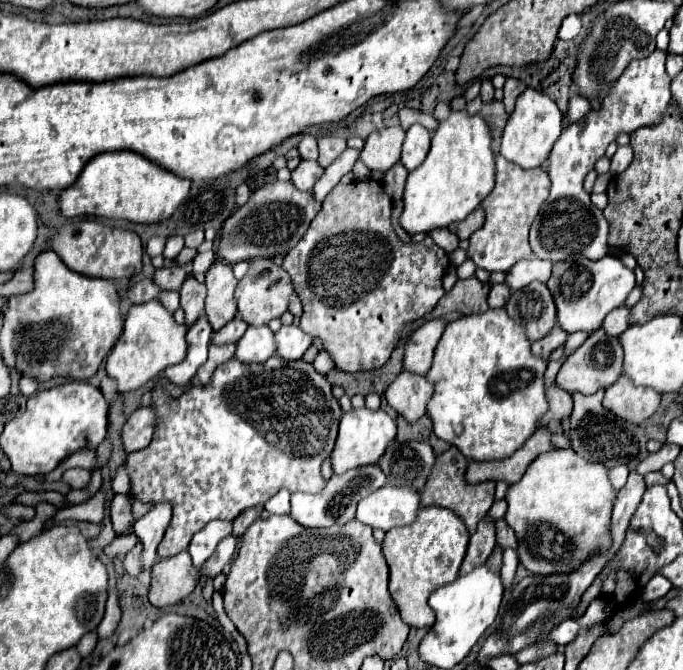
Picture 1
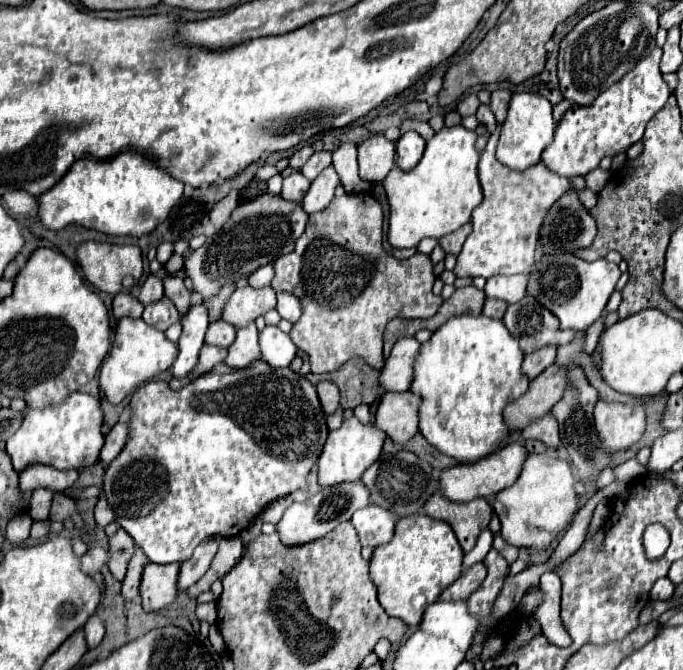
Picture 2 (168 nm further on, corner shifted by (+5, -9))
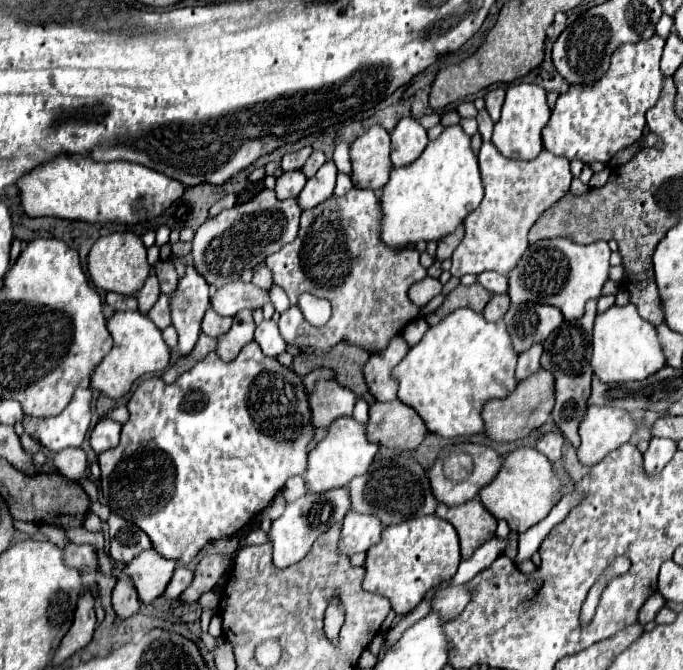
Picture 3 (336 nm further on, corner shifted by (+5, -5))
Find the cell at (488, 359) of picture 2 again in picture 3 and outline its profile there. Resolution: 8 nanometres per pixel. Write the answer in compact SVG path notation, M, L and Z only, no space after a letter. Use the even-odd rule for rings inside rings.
M458 308L430 328L394 368L400 382L398 398L412 406L426 428L442 438L484 432L480 412L488 400L506 398L518 386L514 378L518 354L512 348L504 322L486 322L480 312Z

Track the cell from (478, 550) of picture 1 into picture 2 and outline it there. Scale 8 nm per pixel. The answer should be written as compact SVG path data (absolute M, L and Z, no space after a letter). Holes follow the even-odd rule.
M478 562L464 576L460 576L454 584L450 584L440 594L440 600L468 600L470 594L484 582L484 578L486 578L486 566L484 562Z

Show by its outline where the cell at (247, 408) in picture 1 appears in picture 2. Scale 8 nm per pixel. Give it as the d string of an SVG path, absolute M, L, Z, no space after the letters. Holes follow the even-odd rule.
M264 360L252 362L250 366L246 366L242 370L234 370L222 362L222 364L214 366L214 370L202 374L200 378L196 378L194 382L190 382L188 386L184 386L180 390L170 390L168 382L162 382L162 380L146 382L134 392L134 396L130 400L130 412L132 414L130 414L130 422L128 422L128 442L122 448L122 452L118 454L118 458L114 458L108 464L104 478L102 478L102 486L104 486L108 504L116 514L116 522L136 540L136 544L144 550L148 560L156 562L156 564L186 562L192 556L194 548L204 538L208 538L208 536L234 538L250 526L250 522L262 512L262 508L266 504L274 502L276 498L288 496L296 490L304 490L306 476L308 476L310 468L316 464L318 456L322 454L322 446L328 436L326 416L324 416L320 400L316 396L316 388L304 376L292 372L290 368L272 368Z

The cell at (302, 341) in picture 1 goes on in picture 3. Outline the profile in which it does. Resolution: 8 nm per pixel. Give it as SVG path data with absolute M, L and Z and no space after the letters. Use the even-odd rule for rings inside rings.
M264 320L262 324L258 324L254 340L260 344L262 352L268 358L278 358L288 348L288 344L284 342L284 338L282 338L282 334L278 330L278 324L274 320Z

